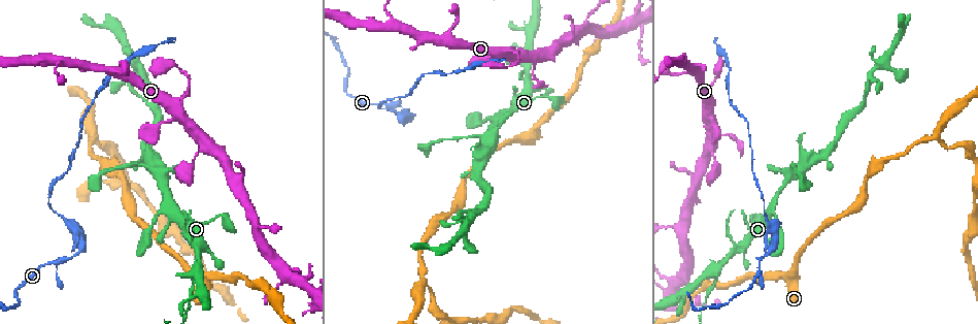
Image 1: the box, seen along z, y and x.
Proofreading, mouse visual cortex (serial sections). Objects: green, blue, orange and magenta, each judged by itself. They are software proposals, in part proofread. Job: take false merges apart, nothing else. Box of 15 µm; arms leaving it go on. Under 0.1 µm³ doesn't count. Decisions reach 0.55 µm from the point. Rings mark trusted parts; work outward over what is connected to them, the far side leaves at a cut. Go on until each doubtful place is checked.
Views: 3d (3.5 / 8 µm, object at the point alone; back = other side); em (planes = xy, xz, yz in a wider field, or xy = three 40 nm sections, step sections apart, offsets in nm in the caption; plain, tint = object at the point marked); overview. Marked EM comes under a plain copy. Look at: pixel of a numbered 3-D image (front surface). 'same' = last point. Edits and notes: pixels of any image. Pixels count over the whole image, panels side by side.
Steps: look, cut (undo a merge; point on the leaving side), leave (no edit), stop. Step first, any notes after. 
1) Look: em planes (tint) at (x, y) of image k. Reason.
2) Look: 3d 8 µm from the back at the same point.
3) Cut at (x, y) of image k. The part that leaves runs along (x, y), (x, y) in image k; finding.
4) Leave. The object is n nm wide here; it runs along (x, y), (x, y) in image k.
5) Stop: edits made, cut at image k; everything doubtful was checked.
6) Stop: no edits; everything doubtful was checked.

Look: 3d 3.5 µm at (196, 271) of image 1. Side arm on a straight run.

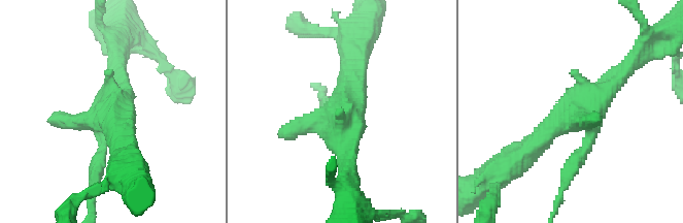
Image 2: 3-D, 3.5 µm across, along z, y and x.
Look: em planes (tint) at (345, 117) of image 2. Need the tissue.

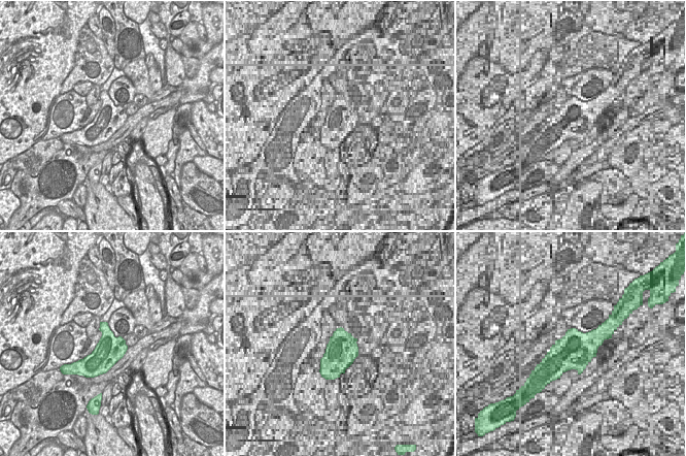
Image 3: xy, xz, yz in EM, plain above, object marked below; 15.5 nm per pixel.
Leave. It runs along (630, 63), (531, 149) in image 2; all the same cell.

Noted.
Look: 3d 8 µm at (52, 262) of image 1.

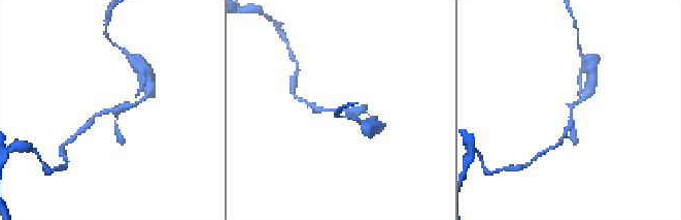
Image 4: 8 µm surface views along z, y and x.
Look: 3d 3.5 µm at (570, 110) of image 4.

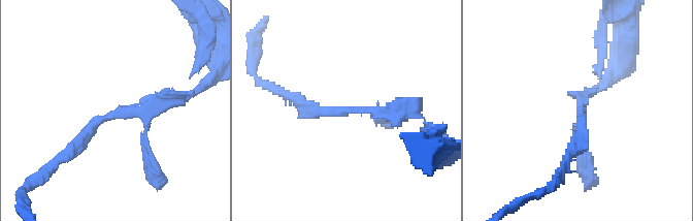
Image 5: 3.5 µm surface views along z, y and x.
Look: em xy step 5 (tint) at (580, 111) of image 5. Shape alone is not enough.

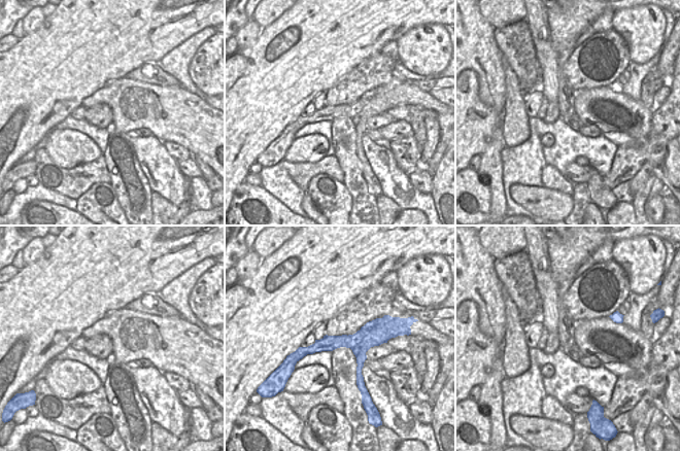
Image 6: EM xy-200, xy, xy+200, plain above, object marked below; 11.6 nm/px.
Leave. It runs along (74, 147), (100, 118), (195, 92) in image 5; all the same cell.

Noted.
Look: 3d 3.5 µm from the back at (771, 250) of image 1.

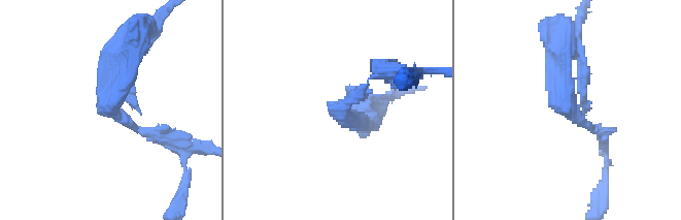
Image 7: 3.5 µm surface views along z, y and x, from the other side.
Look: em planes (tint) at (112, 107) of image 7. Shape alone is not enough.

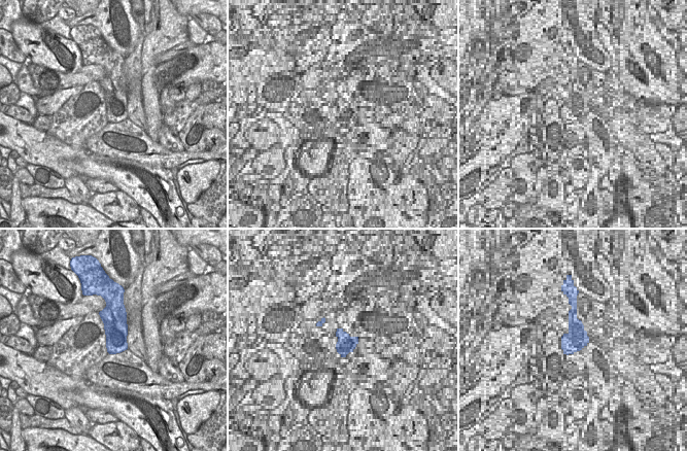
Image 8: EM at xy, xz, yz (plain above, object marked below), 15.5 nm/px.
Leave. The object is 360 nm wide here; it runs along (602, 134), (556, 96), (556, 45) in image 7; all the same cell.

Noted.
Look: 3d 3.5 µm at (393, 110) of image 1. Sudden change in width.

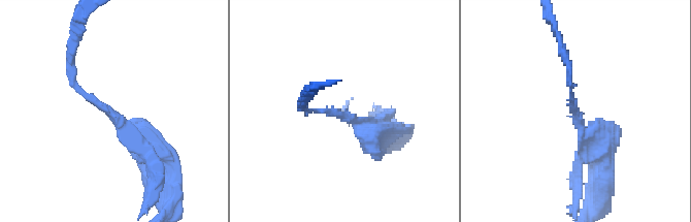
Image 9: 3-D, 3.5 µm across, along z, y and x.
Look: em planes (tint) at (346, 119) of image 9.

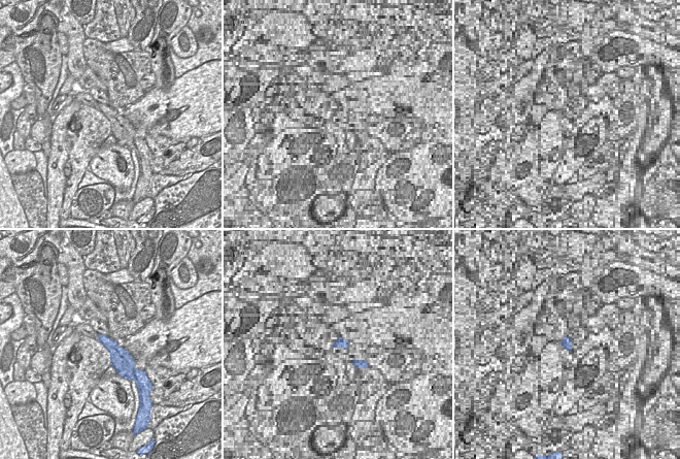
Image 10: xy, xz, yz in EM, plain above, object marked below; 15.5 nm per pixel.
Leave. The object is 280 nm wide here; it runs along (146, 166), (143, 141), (73, 85), (70, 65) in image 9; all the same cell.

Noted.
Look: 3d 8 µm at (50, 203) of image 1. Sudden change in width.

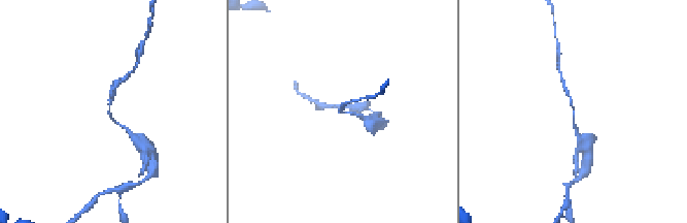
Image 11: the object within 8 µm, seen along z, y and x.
Look: 3d 3.5 µm at (111, 113) of image 11. Closer look.

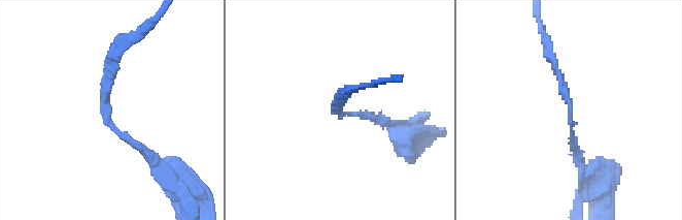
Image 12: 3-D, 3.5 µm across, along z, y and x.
Look: em xy step 2 (tint) at (570, 111) of image 12. Now the EM.

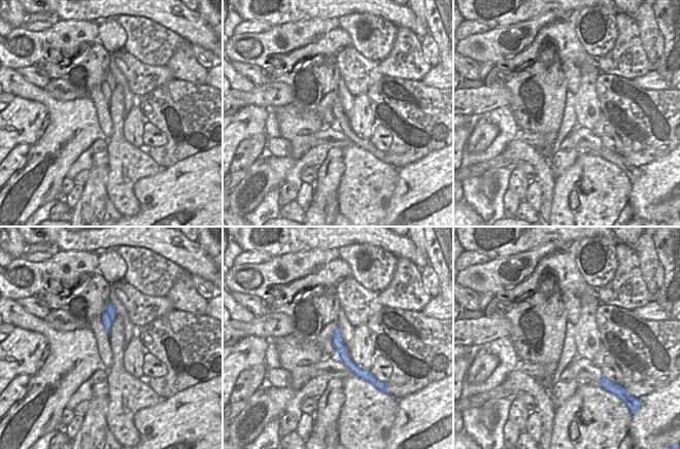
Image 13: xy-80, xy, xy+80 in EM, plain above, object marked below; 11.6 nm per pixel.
Leave. The object is 140 nm wide here; it runs along (337, 330), (342, 355), (365, 377) in image 13; all the same cell.

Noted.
Stop: no edits; everything doubtful was checked.

